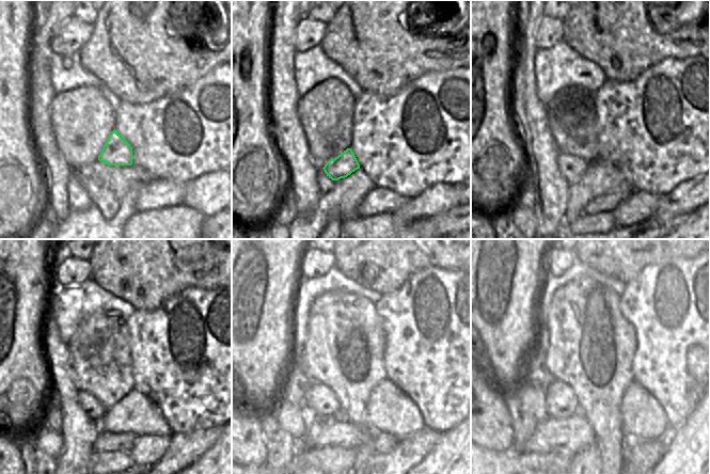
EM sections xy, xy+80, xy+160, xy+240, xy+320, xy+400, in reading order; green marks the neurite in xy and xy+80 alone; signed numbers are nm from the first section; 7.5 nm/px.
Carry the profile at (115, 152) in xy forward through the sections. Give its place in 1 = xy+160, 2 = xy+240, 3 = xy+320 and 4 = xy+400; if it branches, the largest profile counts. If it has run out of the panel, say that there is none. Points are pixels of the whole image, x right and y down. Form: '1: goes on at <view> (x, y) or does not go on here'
1: goes on at xy+160 (572, 168)
2: goes on at xy+240 (93, 407)
3: goes on at xy+320 (320, 400)
4: goes on at xy+400 (561, 399)

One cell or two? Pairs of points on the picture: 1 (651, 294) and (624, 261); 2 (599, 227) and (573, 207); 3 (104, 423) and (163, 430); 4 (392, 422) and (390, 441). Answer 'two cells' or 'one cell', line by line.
1: two cells
2: two cells
3: one cell
4: two cells

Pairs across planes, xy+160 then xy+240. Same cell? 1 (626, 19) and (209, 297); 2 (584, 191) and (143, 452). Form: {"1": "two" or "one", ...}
{"1": "two", "2": "two"}

